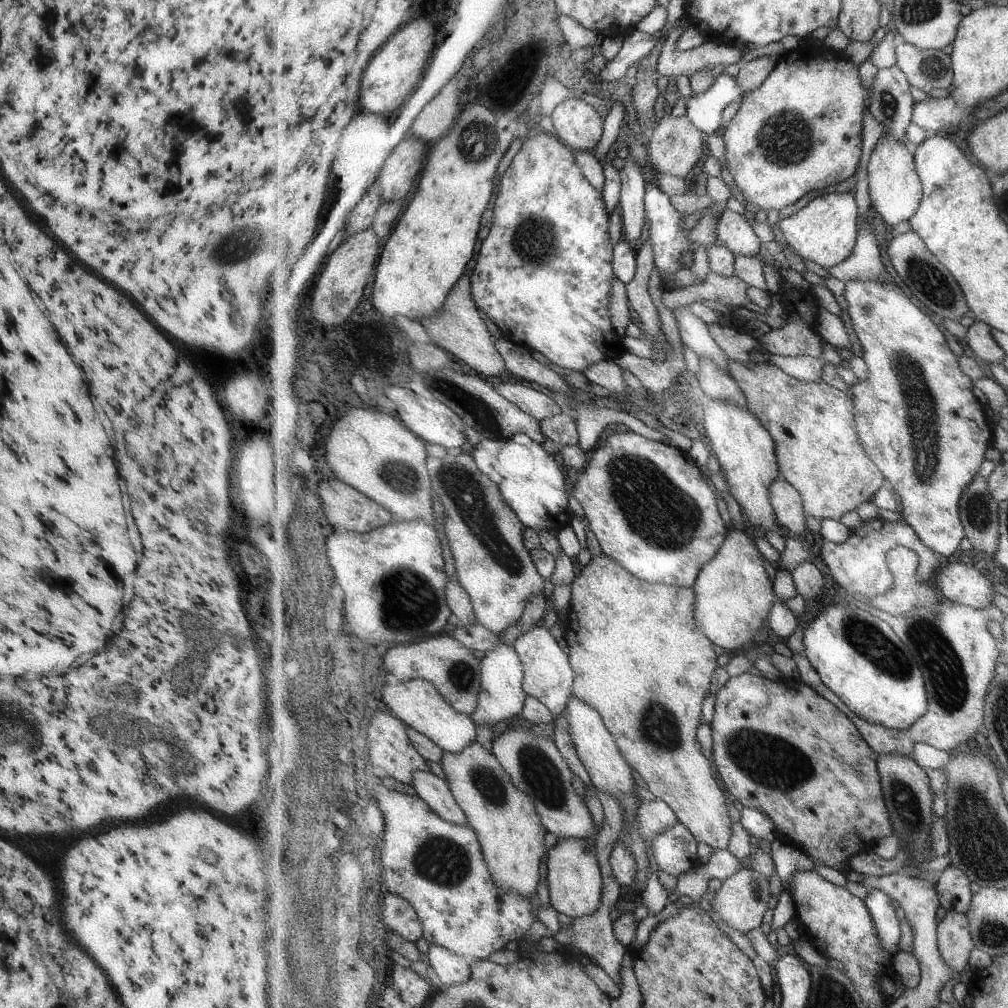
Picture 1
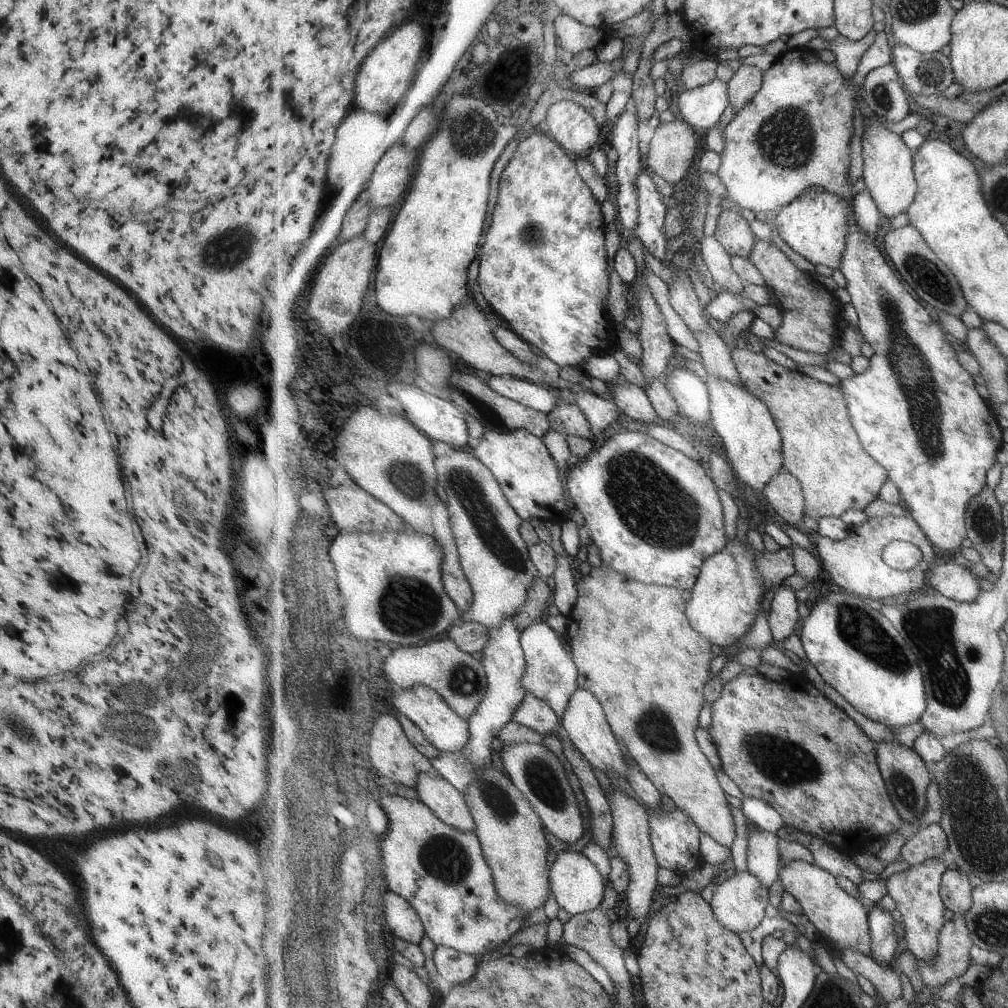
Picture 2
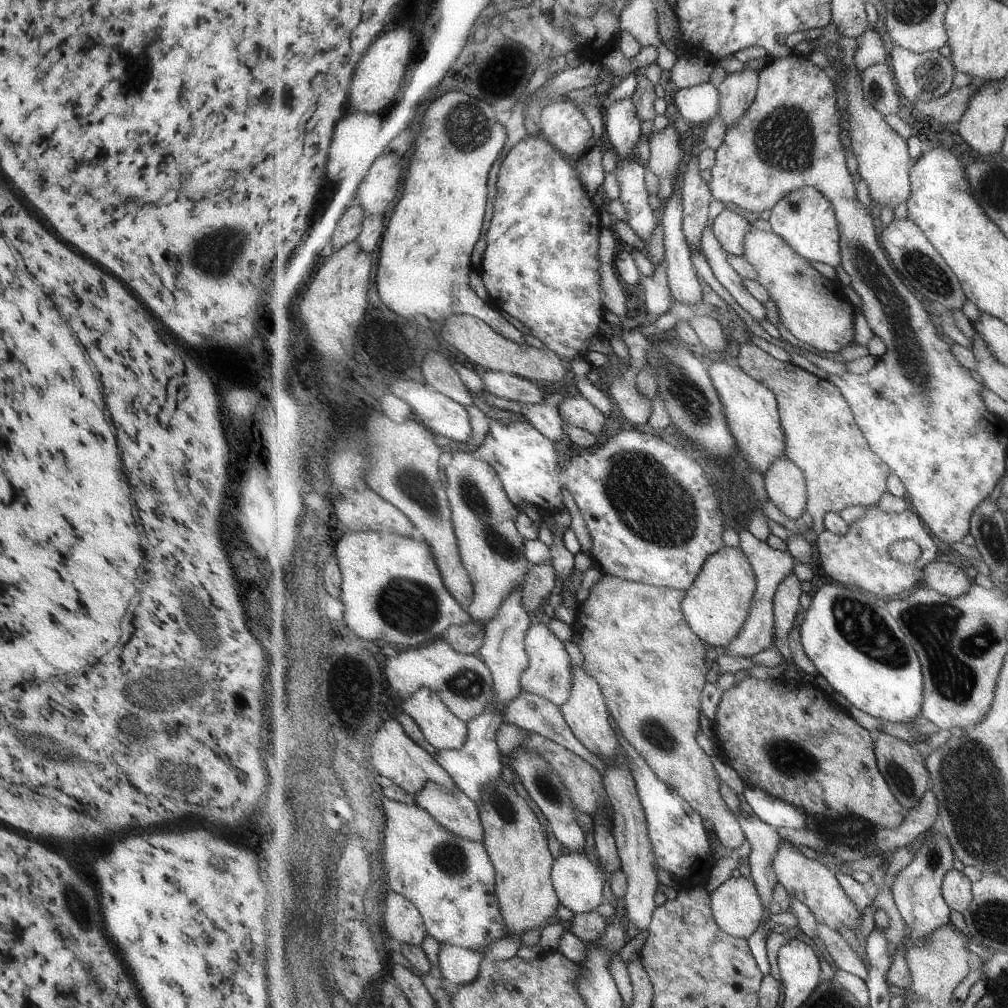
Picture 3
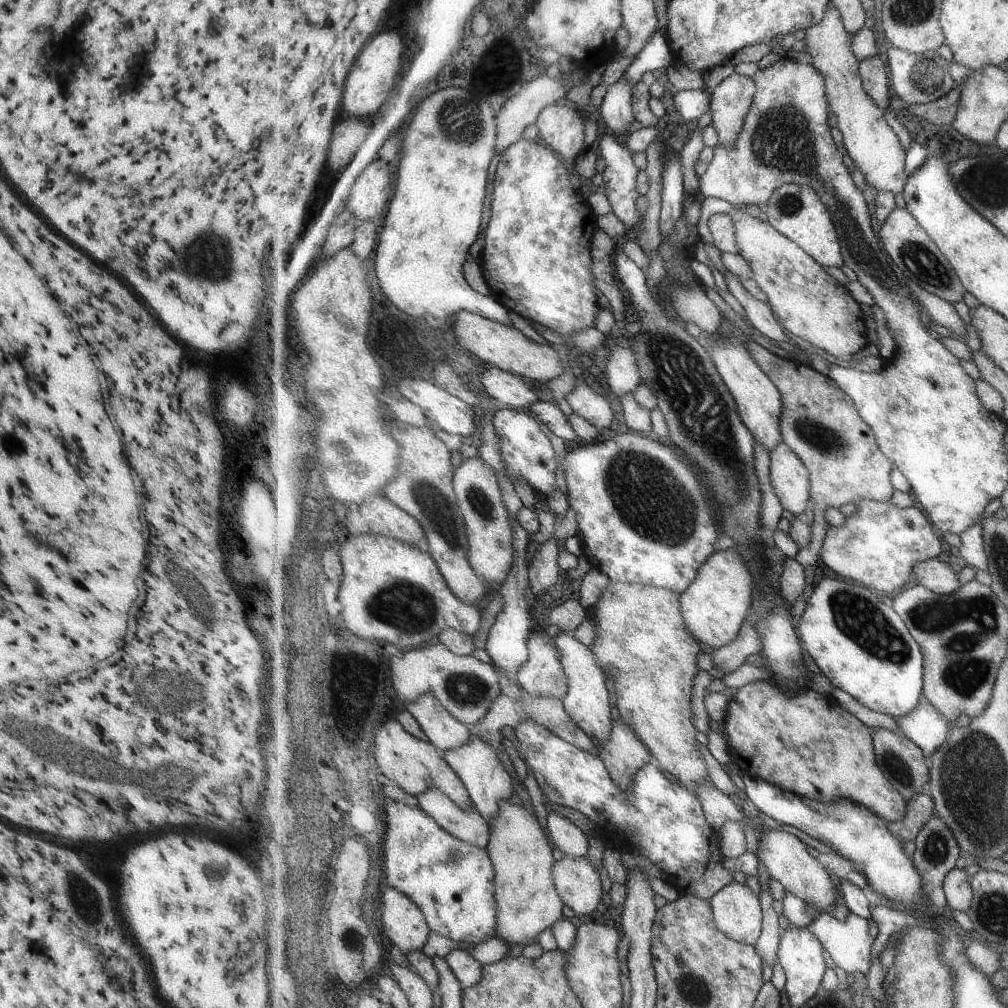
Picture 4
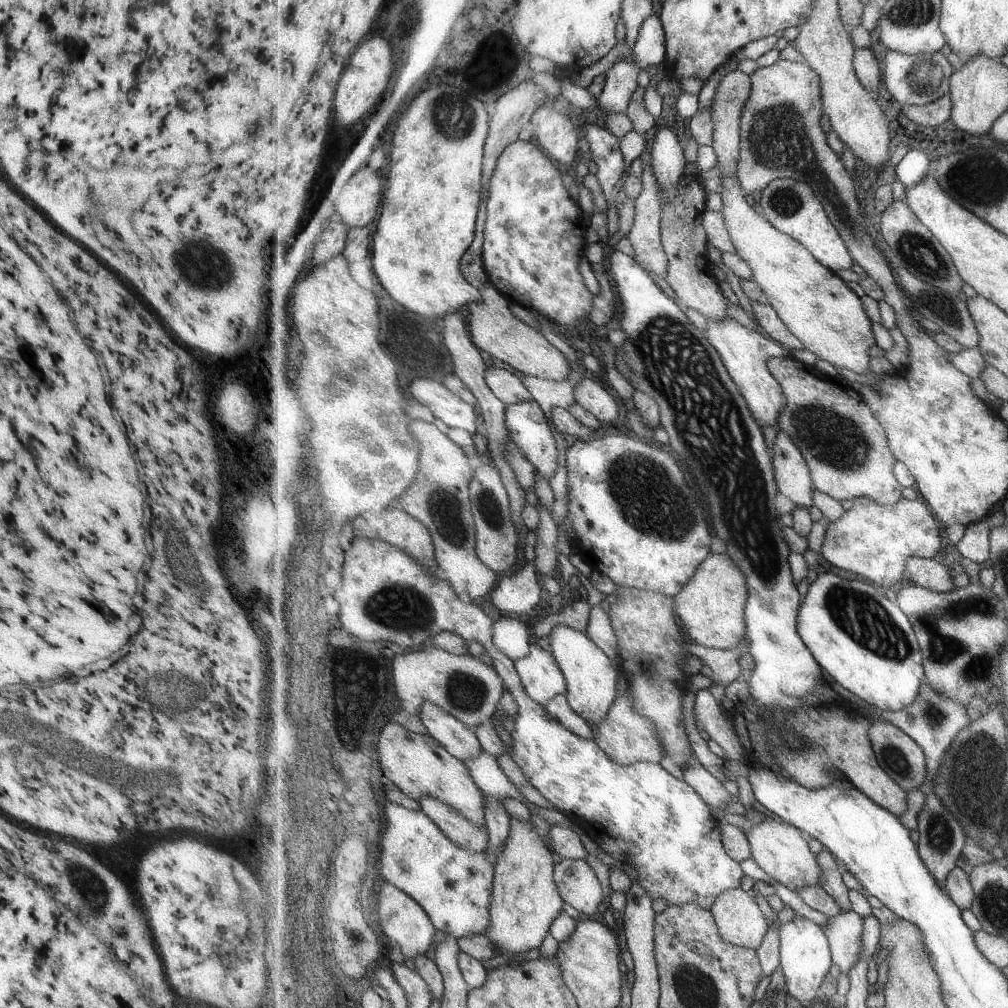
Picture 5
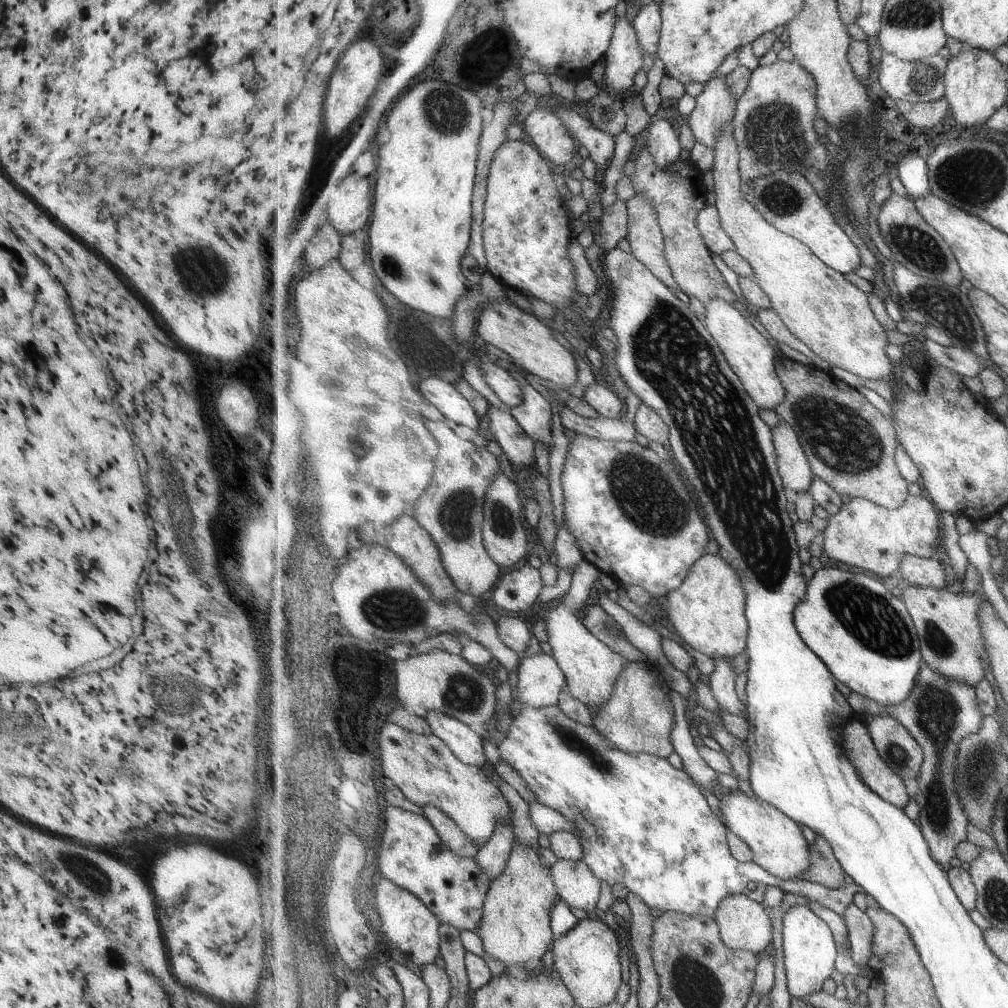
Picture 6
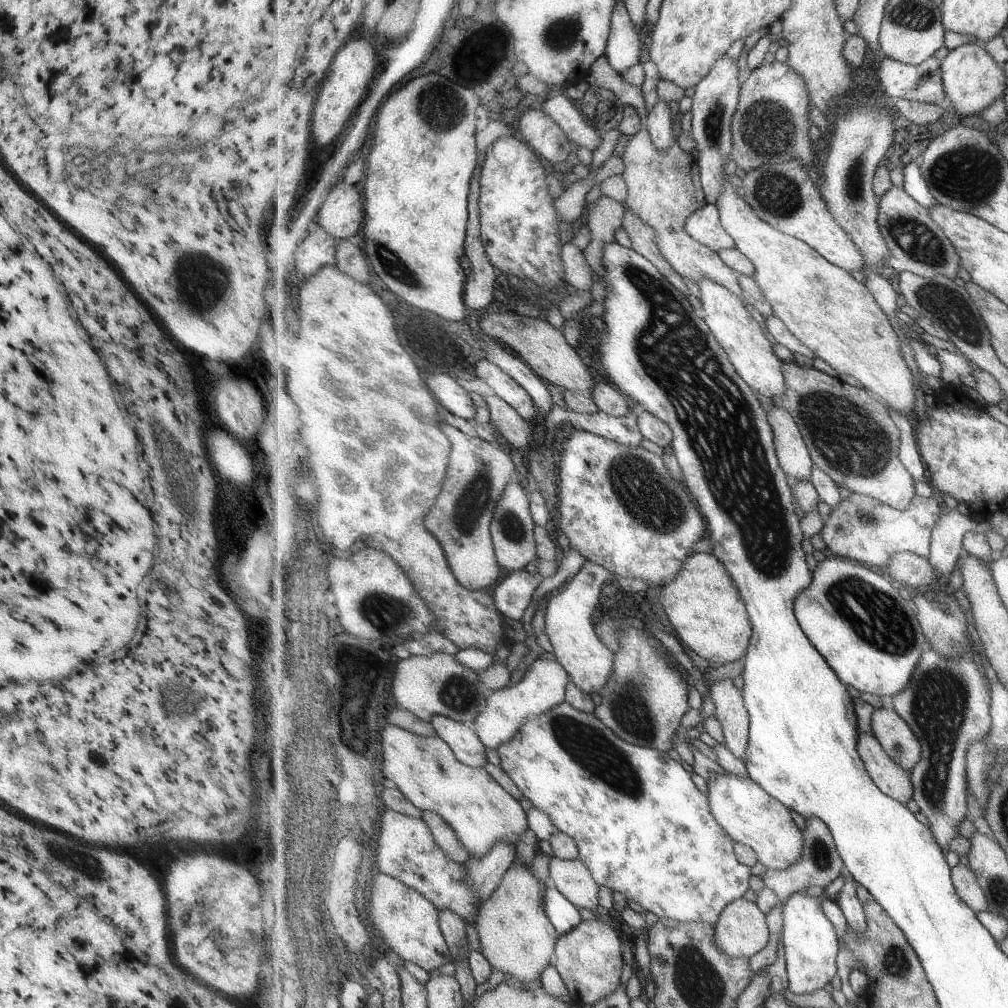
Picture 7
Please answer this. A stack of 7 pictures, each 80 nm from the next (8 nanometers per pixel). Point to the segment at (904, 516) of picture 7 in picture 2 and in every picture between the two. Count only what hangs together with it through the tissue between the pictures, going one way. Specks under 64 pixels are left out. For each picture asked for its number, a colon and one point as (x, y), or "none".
2: (857, 563)
3: (861, 558)
4: (879, 546)
5: (873, 540)
6: (866, 535)

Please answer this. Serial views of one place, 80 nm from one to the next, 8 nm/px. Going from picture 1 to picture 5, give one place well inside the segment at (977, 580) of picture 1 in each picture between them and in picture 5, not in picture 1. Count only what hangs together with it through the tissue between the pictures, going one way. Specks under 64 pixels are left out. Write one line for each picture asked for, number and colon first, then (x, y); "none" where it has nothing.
2: (953, 581)
3: (946, 578)
4: (940, 577)
5: (929, 573)

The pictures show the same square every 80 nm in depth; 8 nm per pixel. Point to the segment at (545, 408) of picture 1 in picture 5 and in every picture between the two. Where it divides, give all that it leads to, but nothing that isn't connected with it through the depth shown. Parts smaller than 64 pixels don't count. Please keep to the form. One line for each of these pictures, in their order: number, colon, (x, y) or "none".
2: (526, 392)
3: (512, 387)
4: (508, 388)
5: (507, 386)

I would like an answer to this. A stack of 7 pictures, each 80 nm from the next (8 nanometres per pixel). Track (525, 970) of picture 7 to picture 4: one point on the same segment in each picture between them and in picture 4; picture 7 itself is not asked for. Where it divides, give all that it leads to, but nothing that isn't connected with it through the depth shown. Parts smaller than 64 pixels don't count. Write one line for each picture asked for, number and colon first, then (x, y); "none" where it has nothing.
4: (528, 903)
5: (526, 900)
6: (516, 929)

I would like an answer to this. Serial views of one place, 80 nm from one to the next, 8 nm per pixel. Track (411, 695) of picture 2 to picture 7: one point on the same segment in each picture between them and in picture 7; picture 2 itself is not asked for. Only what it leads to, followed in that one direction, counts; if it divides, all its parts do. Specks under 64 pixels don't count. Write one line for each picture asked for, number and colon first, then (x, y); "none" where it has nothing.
3: (443, 728)
4: (445, 730)
5: (461, 740)
6: (466, 741)
7: (468, 747)

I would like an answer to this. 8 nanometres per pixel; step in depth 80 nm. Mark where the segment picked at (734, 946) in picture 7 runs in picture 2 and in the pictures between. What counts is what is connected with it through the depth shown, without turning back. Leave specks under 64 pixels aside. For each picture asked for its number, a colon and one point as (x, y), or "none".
2: (739, 902)
3: (737, 904)
4: (738, 912)
5: (741, 921)
6: (744, 924)

